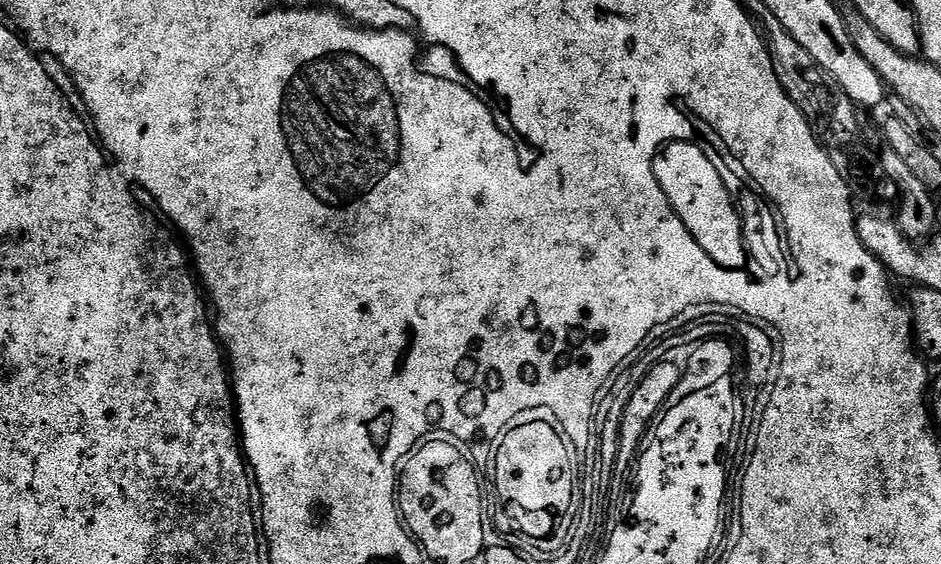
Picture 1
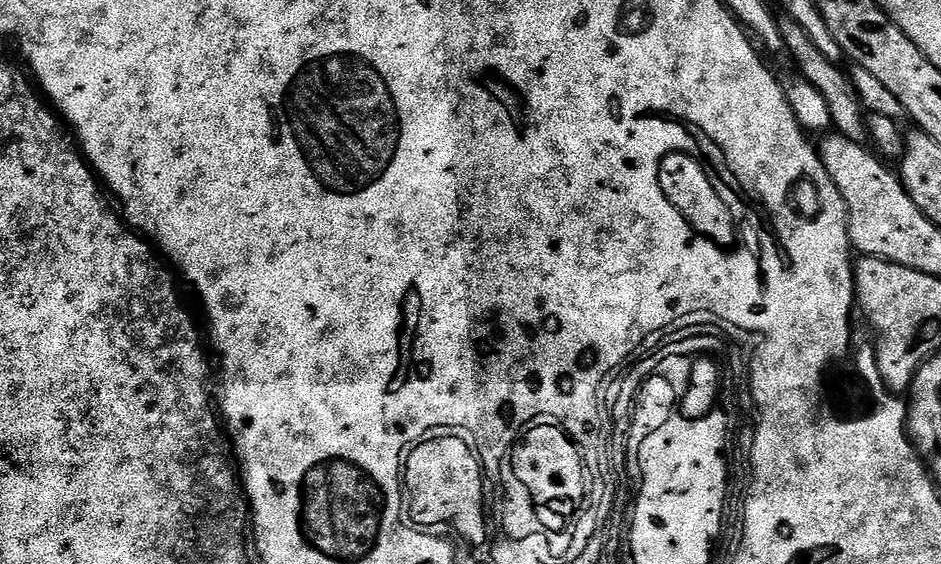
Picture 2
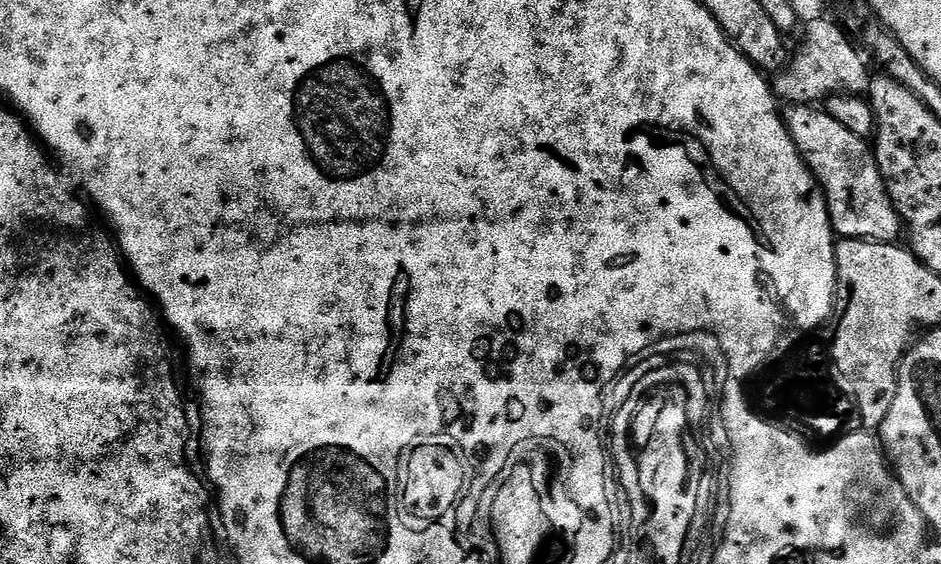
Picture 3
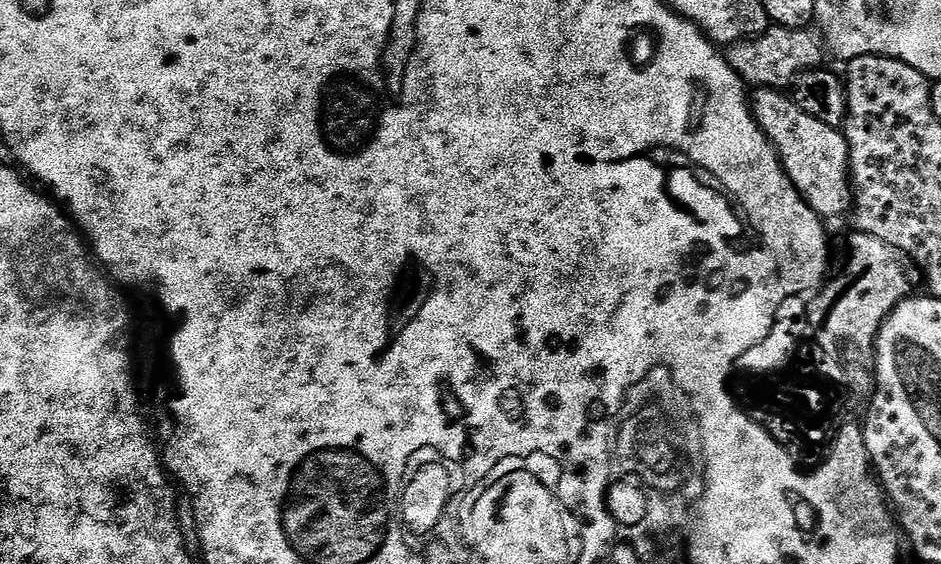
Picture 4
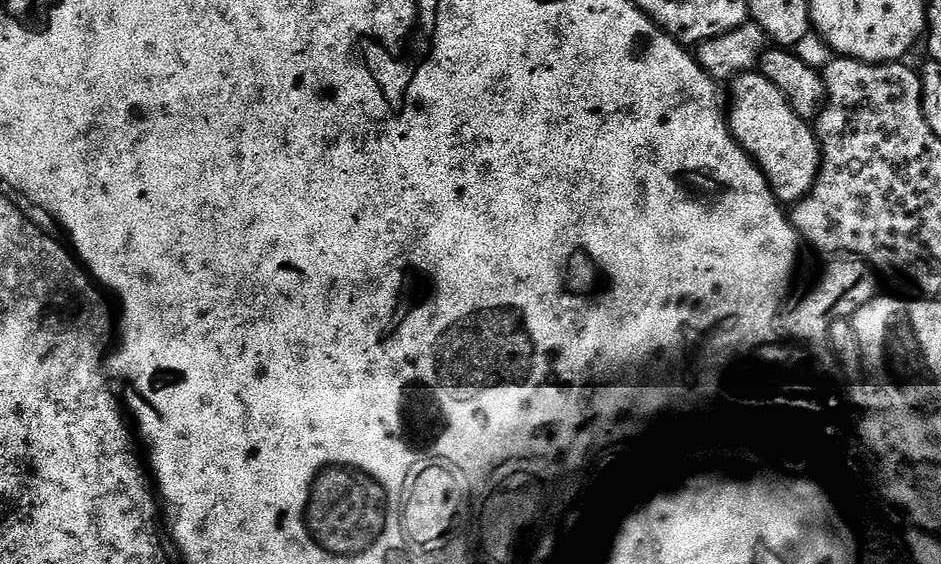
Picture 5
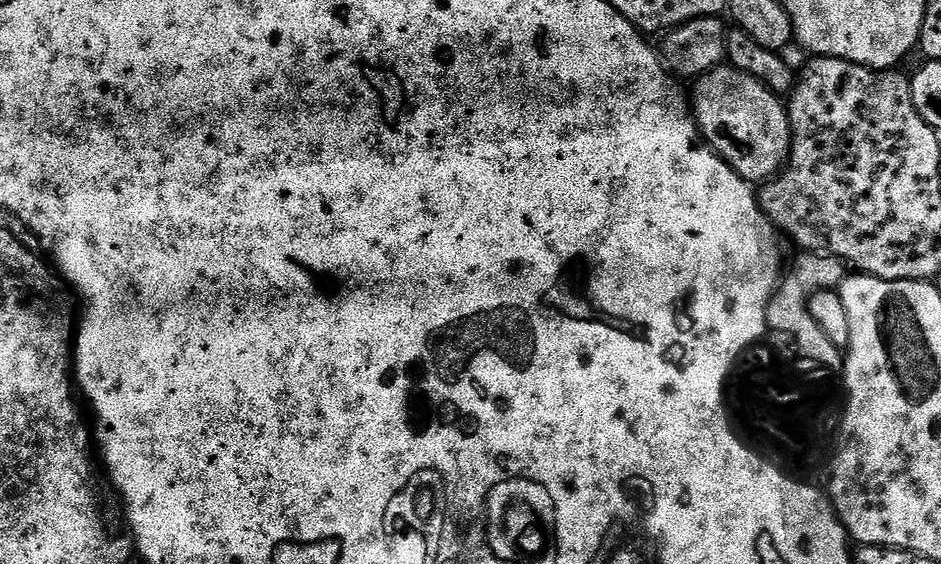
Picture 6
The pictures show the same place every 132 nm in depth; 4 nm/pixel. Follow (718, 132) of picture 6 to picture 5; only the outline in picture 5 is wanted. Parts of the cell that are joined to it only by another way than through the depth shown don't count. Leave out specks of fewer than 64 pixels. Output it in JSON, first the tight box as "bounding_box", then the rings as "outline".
{"bounding_box":[726,71,820,206],"outline":[[[759,71],[744,72],[731,81],[732,100],[730,96],[730,107],[726,112],[728,128],[732,137],[746,150],[746,154],[762,170],[762,174],[768,179],[768,185],[772,187],[772,193],[776,199],[785,206],[791,206],[805,196],[811,190],[816,175],[820,169],[820,143],[816,140],[813,125],[804,120],[789,106],[788,99]]]}

